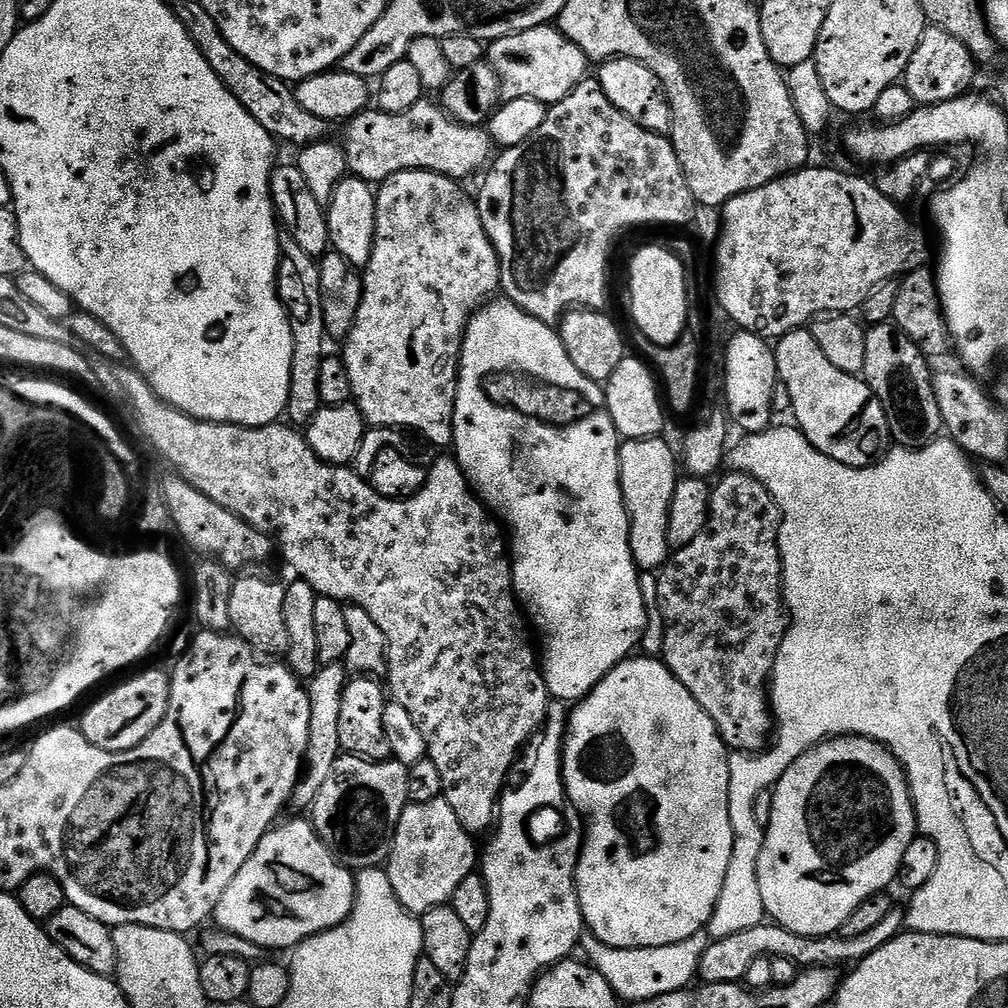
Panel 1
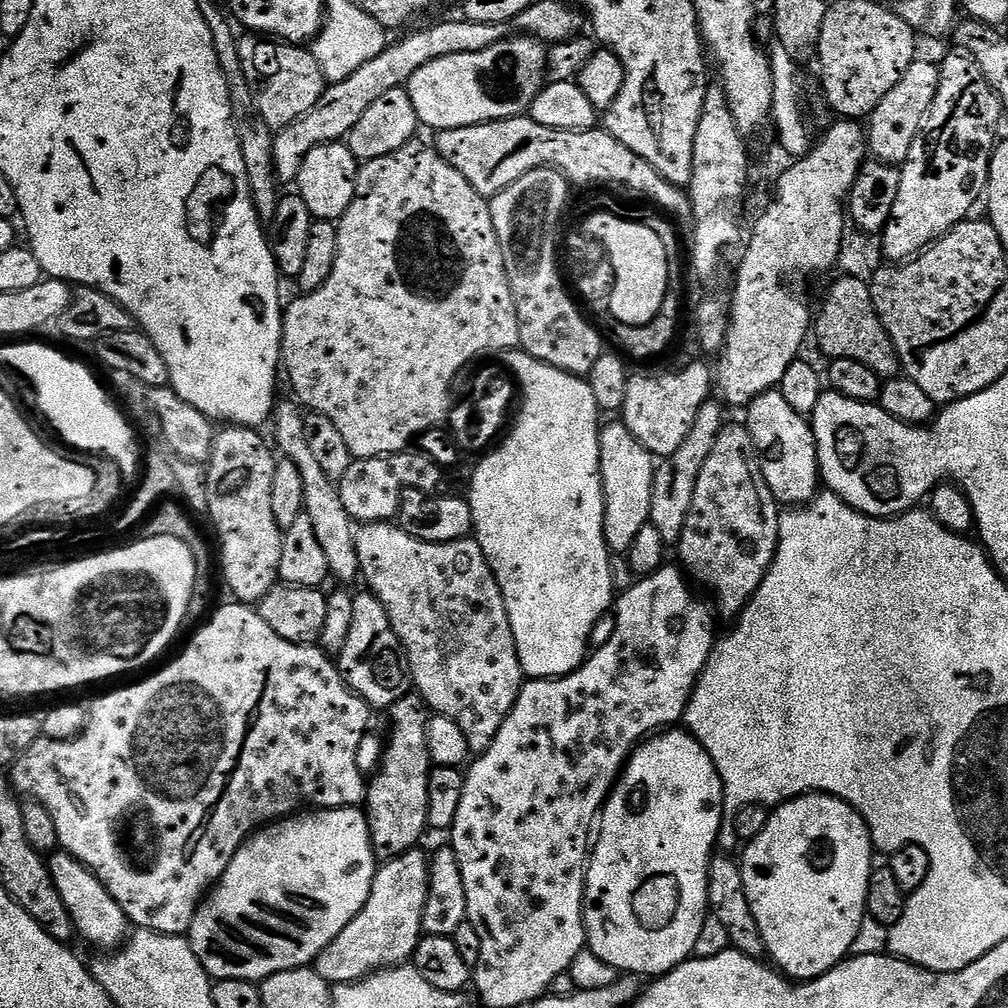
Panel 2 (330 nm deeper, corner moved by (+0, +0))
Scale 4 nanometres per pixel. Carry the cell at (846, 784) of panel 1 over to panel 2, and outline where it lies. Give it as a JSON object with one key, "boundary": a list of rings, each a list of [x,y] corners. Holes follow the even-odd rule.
{"boundary":[[[823,794],[798,796],[795,800],[787,800],[786,803],[773,807],[766,822],[766,830],[762,830],[762,834],[758,834],[758,838],[747,841],[745,848],[748,849],[744,852],[744,860],[739,861],[742,870],[742,882],[746,886],[746,898],[750,902],[754,922],[758,924],[758,930],[762,936],[764,951],[769,957],[772,955],[773,961],[771,960],[771,963],[785,977],[796,982],[807,982],[816,980],[832,968],[838,967],[842,961],[849,959],[850,950],[858,935],[859,927],[862,926],[866,917],[866,890],[874,871],[874,863],[872,864],[874,845],[866,821],[846,801],[838,799],[837,796],[825,796]]]}

